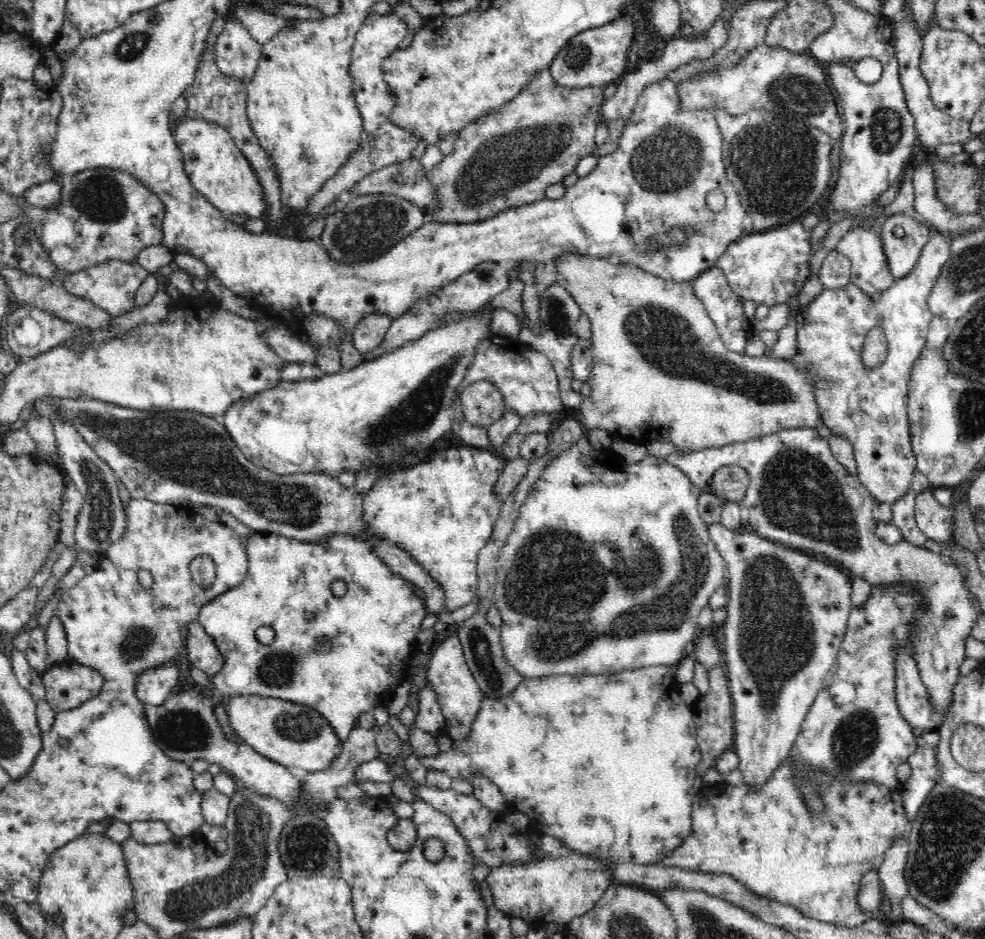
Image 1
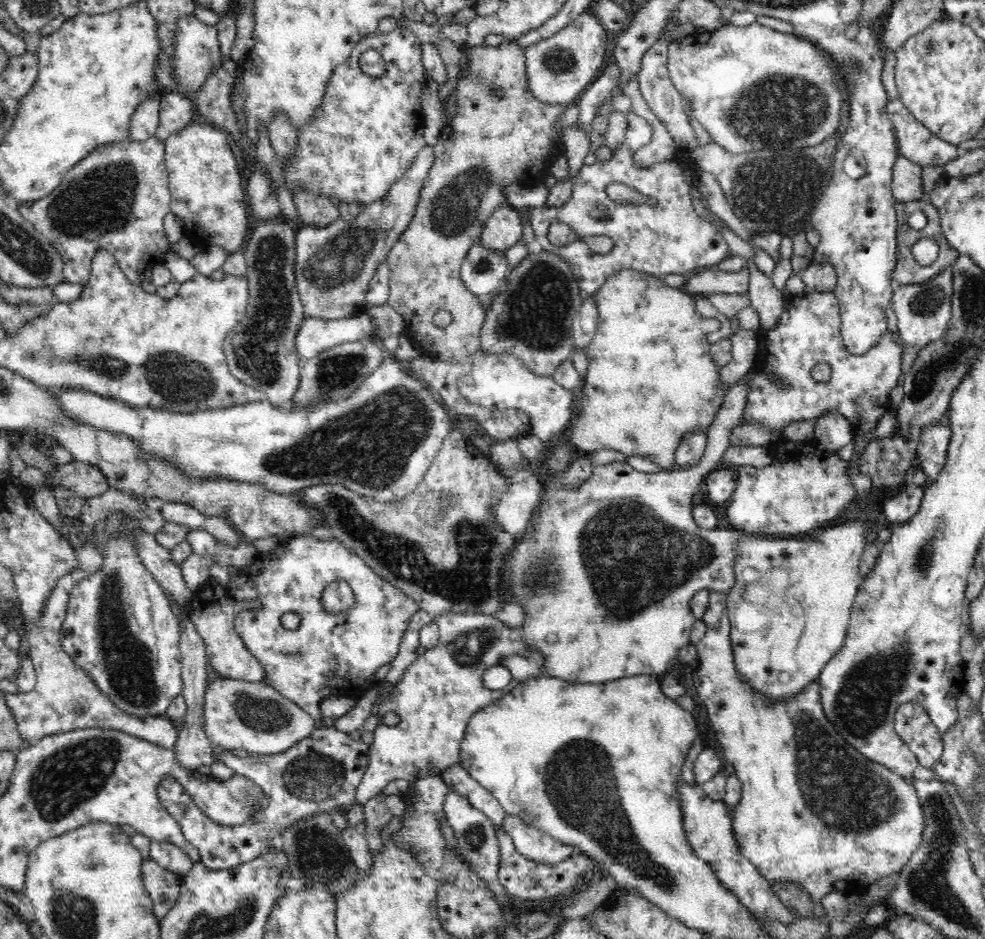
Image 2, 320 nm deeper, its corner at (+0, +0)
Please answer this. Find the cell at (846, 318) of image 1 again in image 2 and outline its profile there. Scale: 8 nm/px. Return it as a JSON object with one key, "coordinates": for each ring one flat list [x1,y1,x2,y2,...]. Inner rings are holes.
{"coordinates":[[811,290,804,297,785,296,783,311,780,315,779,321,773,327,766,329,764,332,762,332,760,328,758,328,756,331,759,336,758,340,762,345,762,353,758,366,750,369,745,375,745,378,747,378,749,391,747,392,747,401,743,410,743,422,757,422,760,426,765,426,766,428,769,428,769,430,776,432,776,430,783,431,786,426,792,424,792,422,796,422,796,420,811,420,813,418,817,419,824,411,838,411,841,415,844,415,844,417,850,421,850,425,852,425,853,441,857,442,857,445,855,446,855,451,852,454,853,457,851,461,849,461,849,464,852,465,852,469,854,469,854,471,859,472,859,470,857,470,857,460,859,459,859,454,866,448,866,445,874,437,876,437,876,435,874,435,874,432,878,420,885,412,888,412,888,410,891,408,889,399,890,391,903,379,901,372,906,367,903,348,900,345,896,344,895,341,893,341,892,335,890,335,889,331,886,330,886,332,884,332,884,336,878,340,878,345,874,346,866,355,854,356,848,353,848,351,846,351,846,347,844,347,842,338,839,302,833,292,818,293],[822,362,827,362,831,367,831,377,828,382,818,382,812,377,812,374,810,373,816,364,822,364]]}

